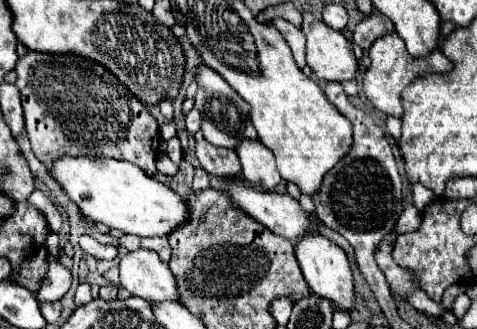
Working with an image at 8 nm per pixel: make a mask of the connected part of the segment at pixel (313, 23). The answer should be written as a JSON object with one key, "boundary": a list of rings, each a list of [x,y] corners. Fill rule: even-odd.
{"boundary":[[[311,12],[303,14],[301,30],[307,38],[307,64],[325,80],[351,80],[357,72],[357,58],[351,42],[337,30],[325,26]]]}

